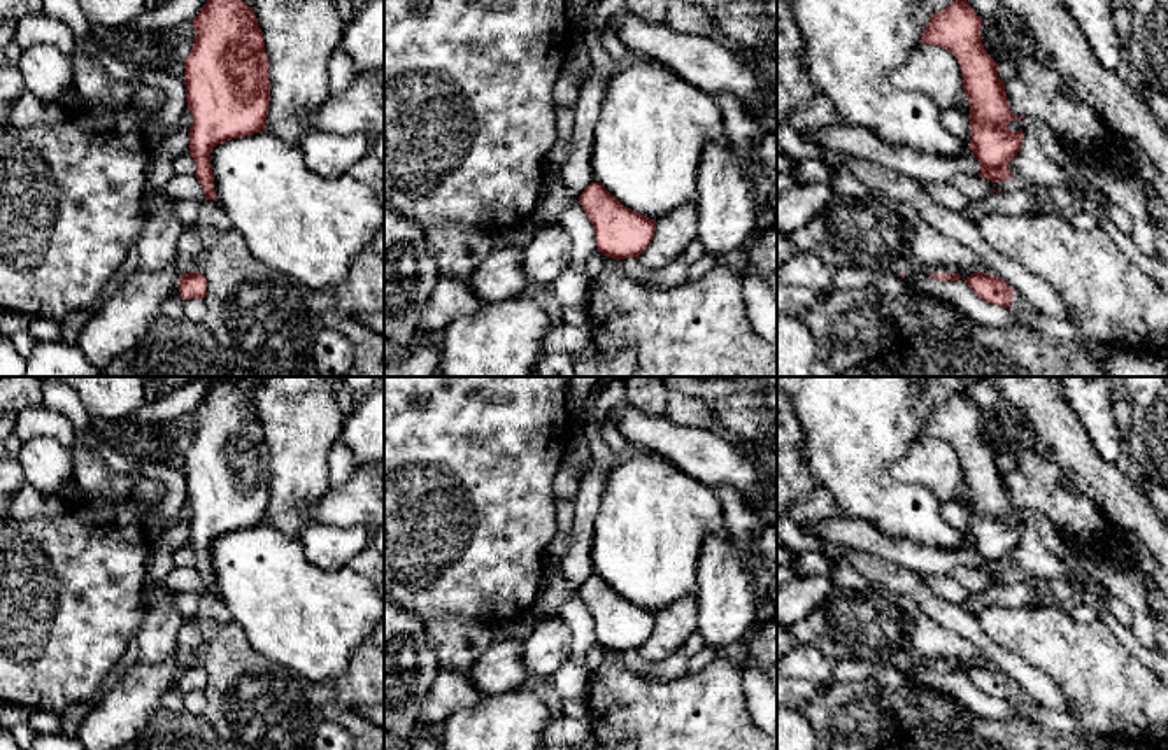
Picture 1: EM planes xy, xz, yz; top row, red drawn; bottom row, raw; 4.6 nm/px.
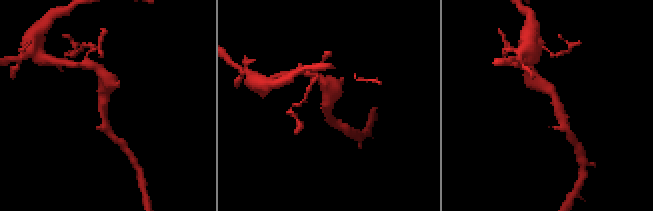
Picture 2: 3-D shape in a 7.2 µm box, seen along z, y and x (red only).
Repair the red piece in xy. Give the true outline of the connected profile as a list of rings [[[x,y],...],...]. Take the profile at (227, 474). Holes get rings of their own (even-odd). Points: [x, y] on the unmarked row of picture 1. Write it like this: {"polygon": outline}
{"polygon": [[[237,380],[212,382],[193,412],[195,433],[184,452],[186,494],[193,506],[189,547],[205,592],[216,592],[212,541],[265,520],[270,473],[261,421]]]}

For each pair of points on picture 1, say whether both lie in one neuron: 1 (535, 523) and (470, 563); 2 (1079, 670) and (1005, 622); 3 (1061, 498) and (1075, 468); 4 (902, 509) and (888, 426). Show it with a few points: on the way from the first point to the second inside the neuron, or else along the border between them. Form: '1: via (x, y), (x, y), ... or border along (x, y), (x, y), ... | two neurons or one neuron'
1: via (519, 523), (512, 523), (486, 547) | one neuron
2: via (1061, 652), (1042, 633), (1023, 631) | one neuron
3: border along (1077, 489), (1107, 517) | two neurons
4: via (886, 488), (877, 479), (877, 447) | one neuron

